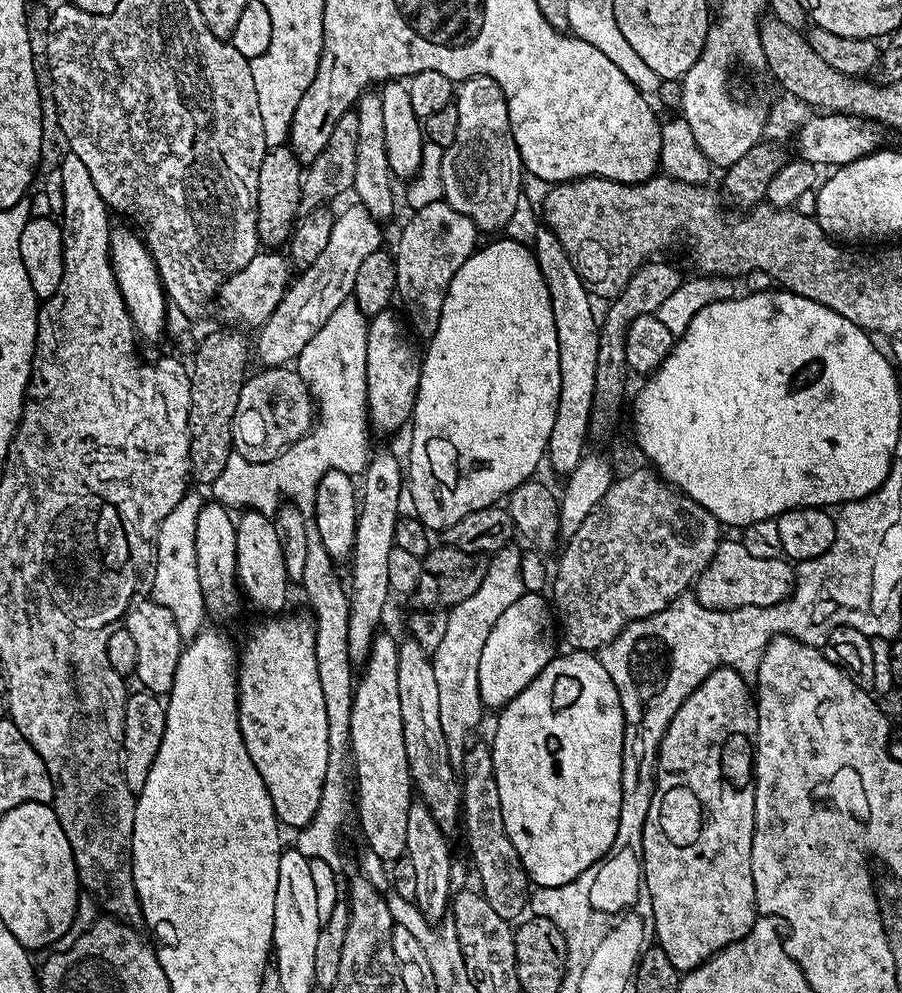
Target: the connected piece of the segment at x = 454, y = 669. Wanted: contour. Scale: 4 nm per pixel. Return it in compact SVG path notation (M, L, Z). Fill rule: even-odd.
M516 546L491 553L482 586L478 586L466 602L458 602L450 609L446 634L438 650L431 653L434 679L438 685L438 715L453 766L463 765L465 751L473 739L472 731L480 724L480 712L485 711L478 686L478 661L482 659L482 646L486 646L486 638L490 638L490 630L494 630L494 622L502 618L506 606L518 602L524 593L520 554L521 549Z

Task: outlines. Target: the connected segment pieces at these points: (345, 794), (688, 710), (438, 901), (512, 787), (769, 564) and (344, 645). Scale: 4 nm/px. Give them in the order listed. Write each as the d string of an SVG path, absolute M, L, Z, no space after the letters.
M336 730L328 733L328 763L330 765L326 778L322 782L322 802L310 818L310 822L304 828L295 833L294 847L309 860L321 860L326 862L334 869L339 869L340 865L340 831L344 828L344 823L348 820L348 811L351 813L354 808L354 792L350 787L350 776L343 772L344 763L347 765L350 760L346 749L350 741L347 731Z
M727 666L714 669L700 685L695 688L678 706L666 734L662 738L659 750L656 751L656 789L652 791L652 801L648 817L644 823L642 834L642 850L644 851L644 881L648 887L648 897L652 899L654 910L654 926L656 927L655 943L666 950L666 958L674 962L674 966L682 974L694 970L711 956L717 956L726 946L741 940L754 926L758 919L756 895L754 894L754 874L750 870L750 854L754 838L754 765L756 762L756 735L758 734L758 714L753 689L749 681L739 676L733 668Z
M413 802L410 806L410 815L406 818L406 854L410 858L410 866L414 866L415 903L420 907L420 913L430 922L440 922L449 915L450 901L454 895L452 888L452 852L448 849L449 837L440 829L438 822L434 822L434 814L425 804Z
M575 652L562 657L557 655L513 700L499 709L496 720L496 733L490 739L492 757L494 758L494 778L498 782L498 802L502 802L502 822L506 822L506 834L510 842L514 842L514 850L518 850L518 858L522 862L528 879L536 888L557 888L566 882L576 880L588 866L593 866L601 858L600 852L608 847L608 841L616 828L616 813L619 812L619 775L620 775L620 707L616 702L618 690L606 674L606 666L602 666L599 655L591 652Z
M724 538L721 539L718 550L714 554L712 561L706 566L706 570L696 579L694 595L698 603L707 608L721 610L745 608L746 606L762 606L765 608L766 606L774 606L790 596L793 583L794 568L787 559L754 558L754 554L749 554L746 546L742 546L739 539L732 538L732 540L728 540L728 538Z
M312 538L308 541L308 557L306 558L306 570L302 587L312 595L312 608L316 612L321 612L320 620L316 630L316 657L318 658L318 678L322 682L322 694L326 698L326 718L329 725L347 725L348 715L352 712L352 693L354 691L354 665L348 653L348 621L346 619L346 588L336 581L336 576L332 573L334 561L329 556L327 550L323 548L319 539Z

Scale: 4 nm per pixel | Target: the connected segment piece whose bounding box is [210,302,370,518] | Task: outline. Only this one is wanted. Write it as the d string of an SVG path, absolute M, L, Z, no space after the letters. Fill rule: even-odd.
M355 302L344 303L325 324L314 338L307 342L294 361L294 370L302 378L302 382L309 392L314 394L314 423L308 430L305 439L294 442L284 451L282 456L274 458L265 464L250 464L246 458L235 454L226 458L226 466L222 474L214 478L210 486L211 499L232 510L251 510L261 512L263 516L275 517L276 509L281 507L282 499L291 502L300 509L300 513L308 518L316 511L316 491L322 474L330 470L345 472L356 478L367 468L370 459L368 436L370 425L368 422L368 387L366 386L366 342L368 341L368 321L363 310Z

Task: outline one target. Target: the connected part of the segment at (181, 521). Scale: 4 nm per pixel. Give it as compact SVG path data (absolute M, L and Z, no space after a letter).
M190 490L186 492L182 499L179 500L178 506L170 510L163 522L156 529L156 564L154 566L154 574L152 576L152 592L151 599L157 600L162 606L166 606L166 610L170 610L170 614L174 614L174 622L178 626L178 634L181 641L191 641L192 637L198 635L205 627L204 620L208 618L208 611L205 606L205 600L202 598L202 586L199 585L197 558L194 549L194 531L197 526L197 516L201 512L204 505L204 498Z

